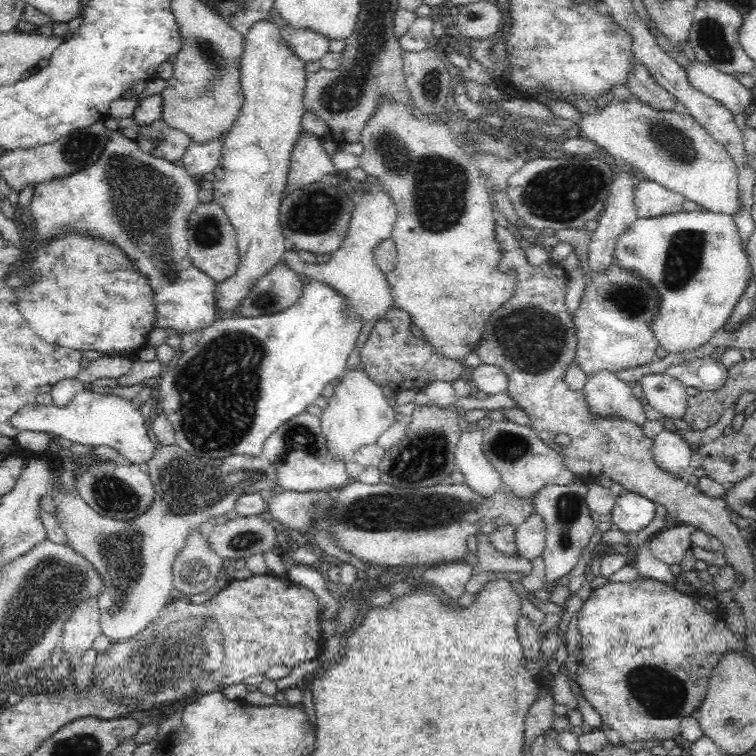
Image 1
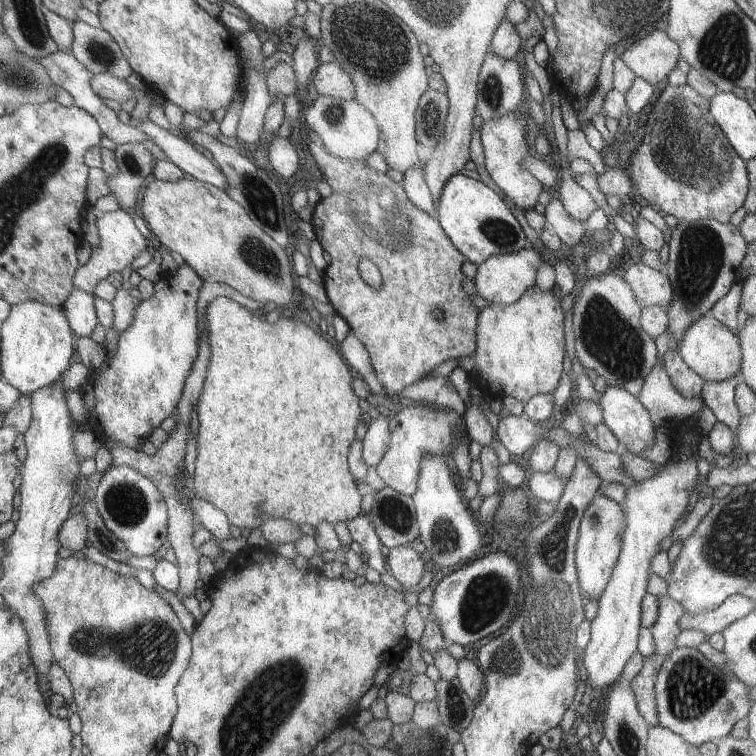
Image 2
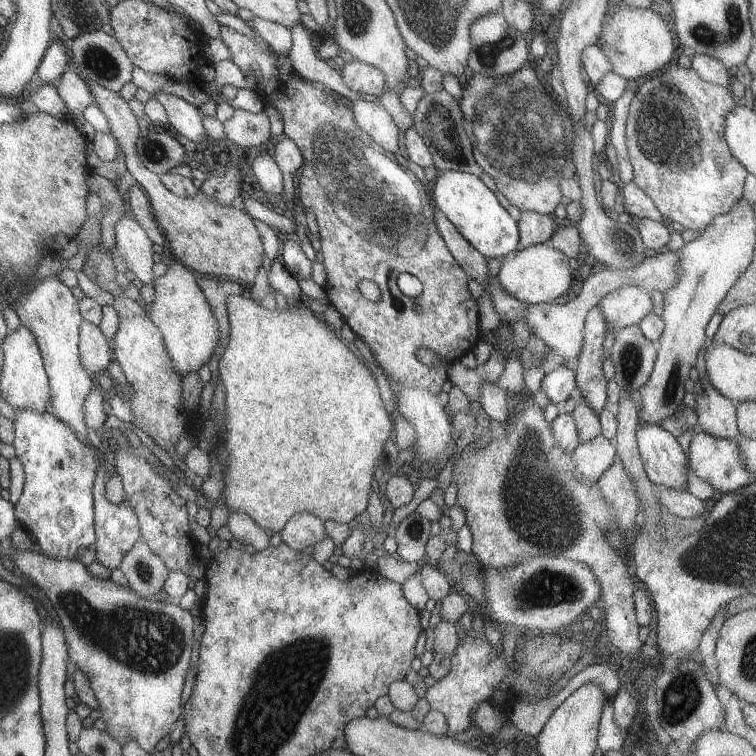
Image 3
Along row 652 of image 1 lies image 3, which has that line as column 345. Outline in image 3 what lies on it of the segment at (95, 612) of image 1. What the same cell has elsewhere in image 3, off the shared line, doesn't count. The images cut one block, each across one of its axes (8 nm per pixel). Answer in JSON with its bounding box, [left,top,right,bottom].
[340,61,386,98]

